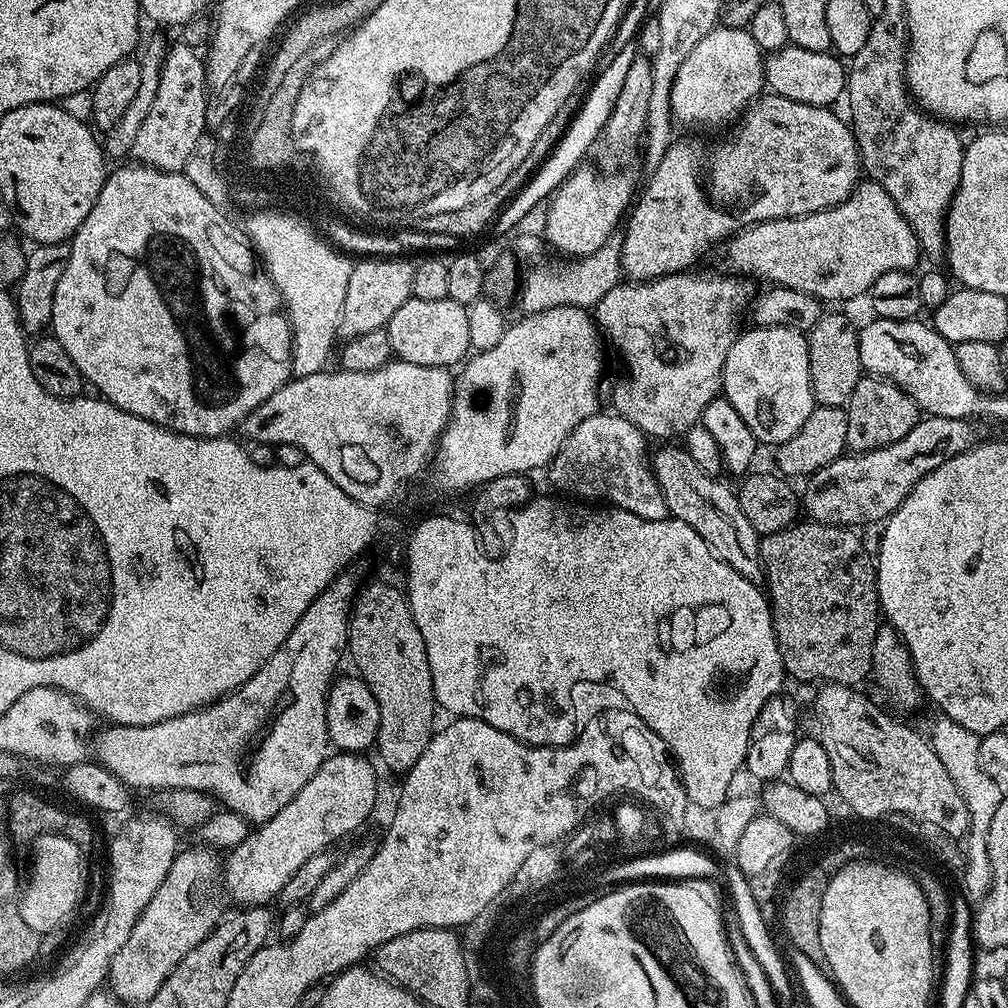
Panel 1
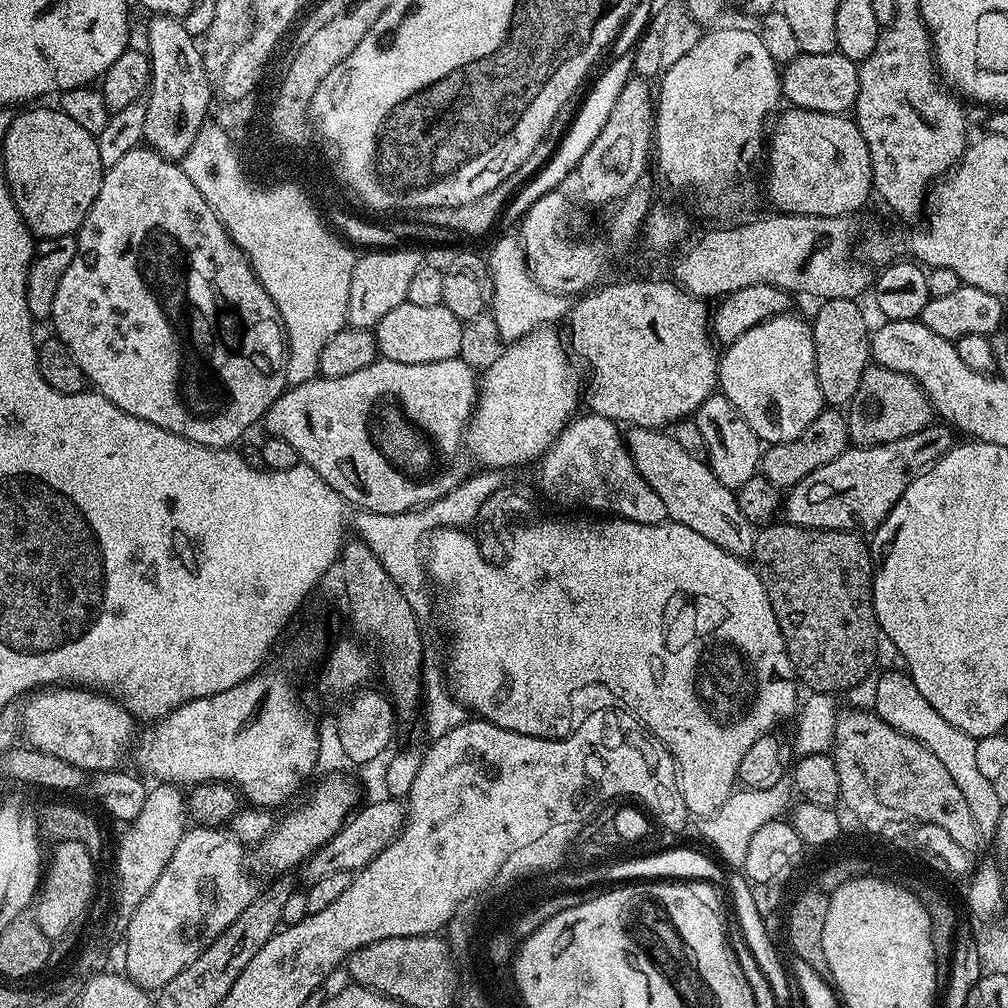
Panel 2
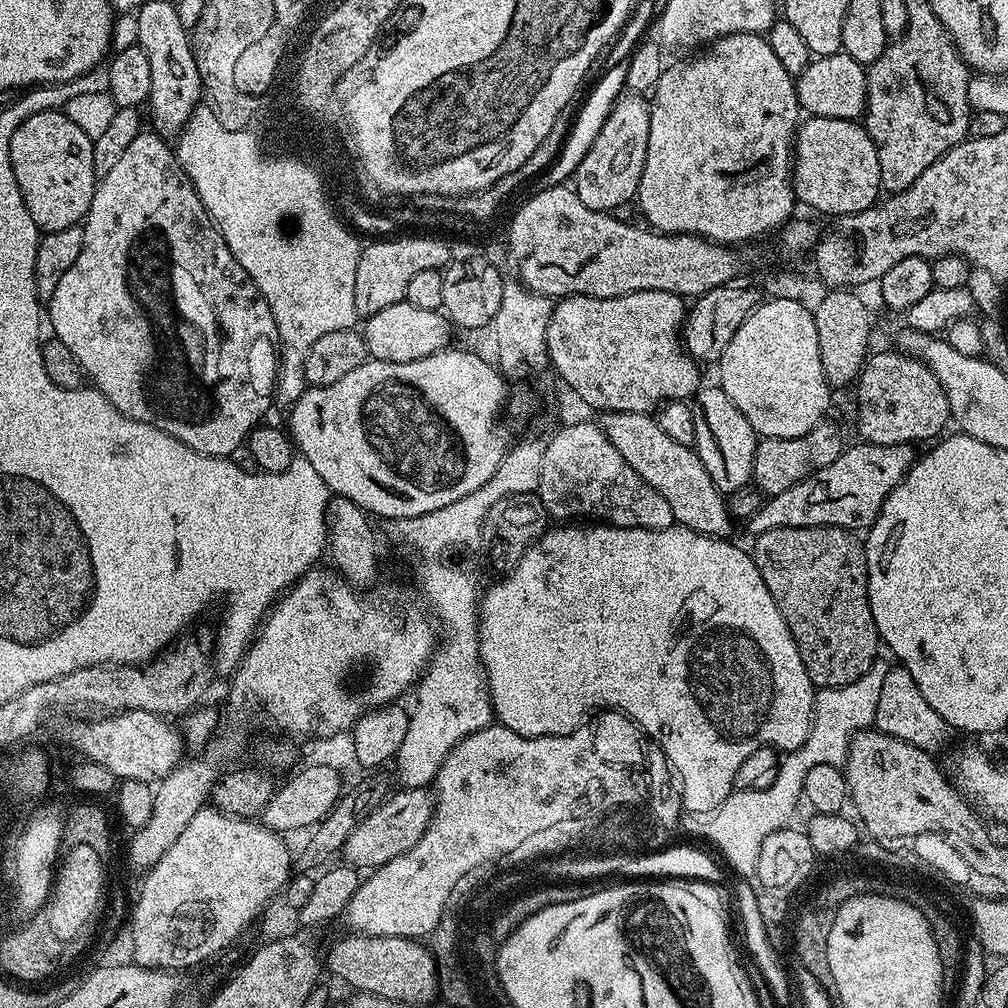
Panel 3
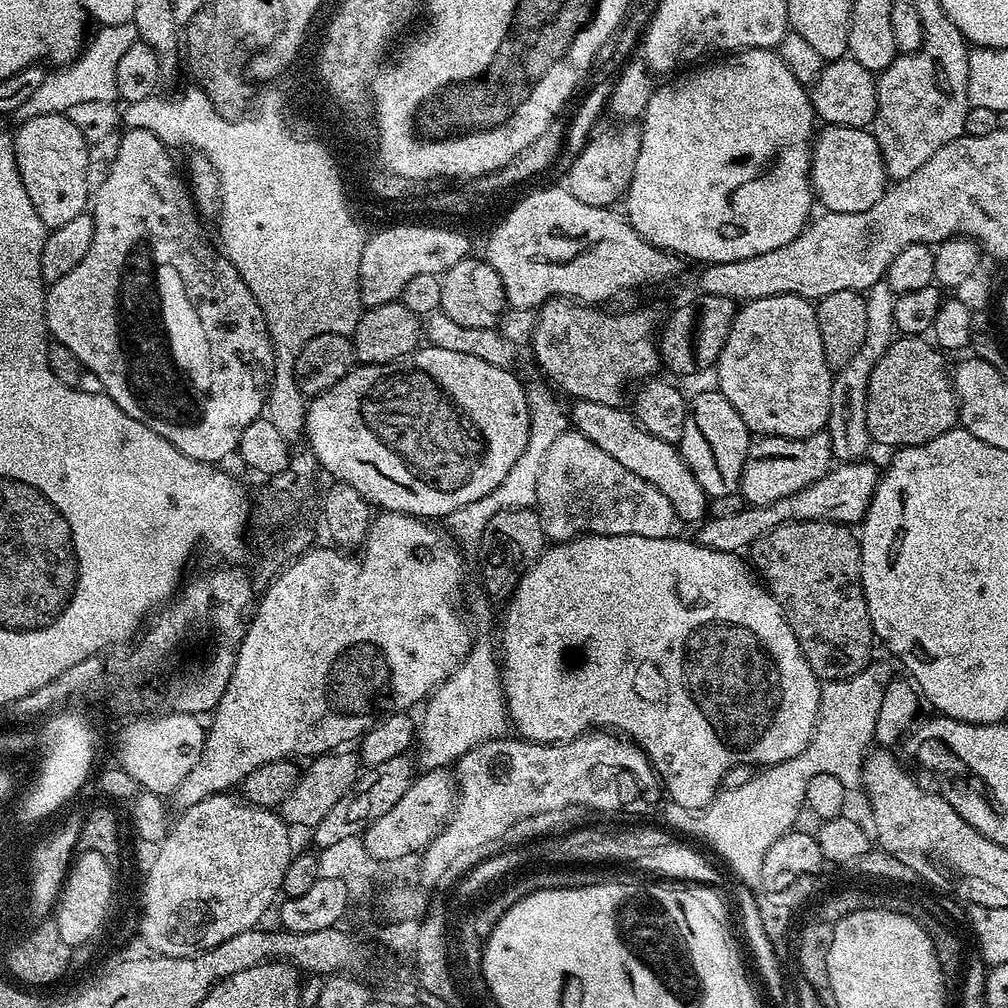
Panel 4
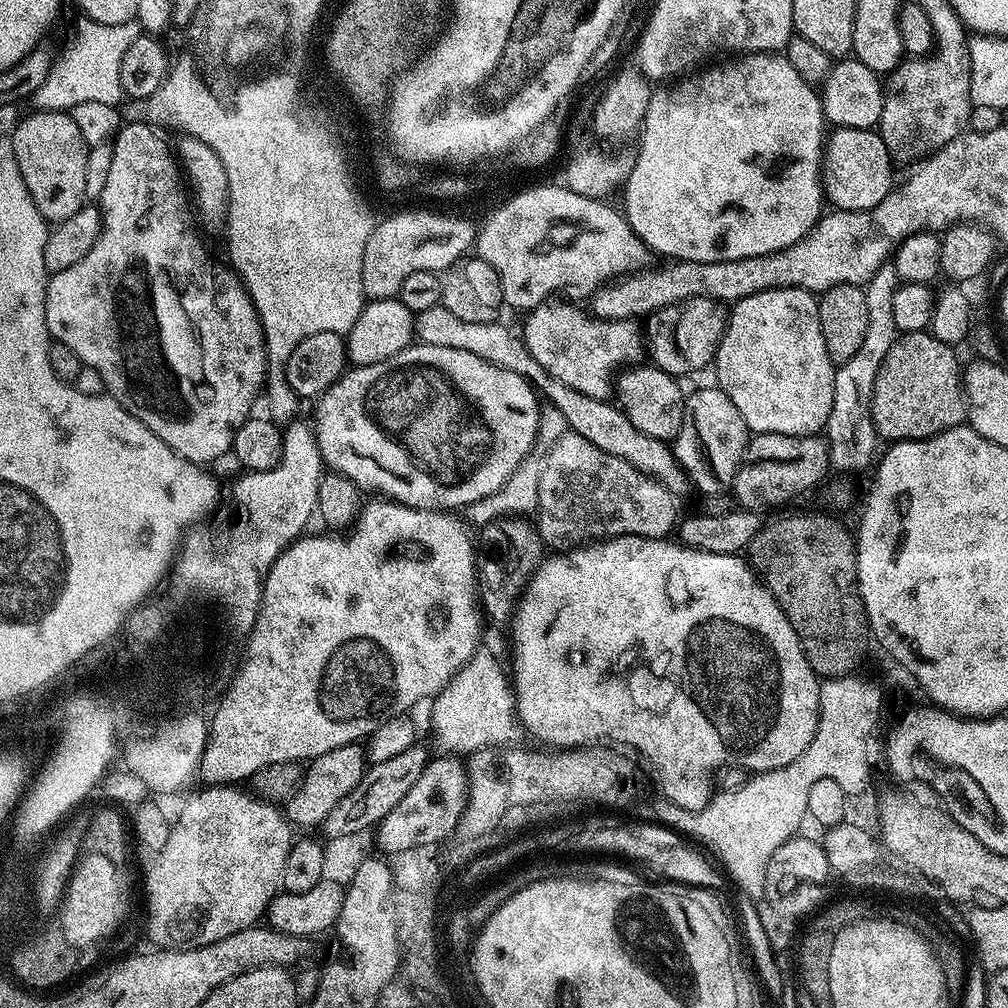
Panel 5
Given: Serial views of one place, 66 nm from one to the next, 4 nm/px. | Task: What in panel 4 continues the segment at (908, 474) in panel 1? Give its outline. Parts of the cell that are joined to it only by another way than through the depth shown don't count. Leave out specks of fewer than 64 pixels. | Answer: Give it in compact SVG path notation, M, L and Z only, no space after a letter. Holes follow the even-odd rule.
M867 459L837 463L822 478L818 478L818 482L810 482L810 486L790 494L788 498L778 498L778 502L770 502L766 506L746 506L738 514L727 515L726 518L705 519L696 528L694 539L703 548L740 554L743 548L744 551L751 549L752 543L762 538L762 534L790 522L833 520L836 524L859 525L868 513L878 479L878 468L876 472L875 466L868 463Z

